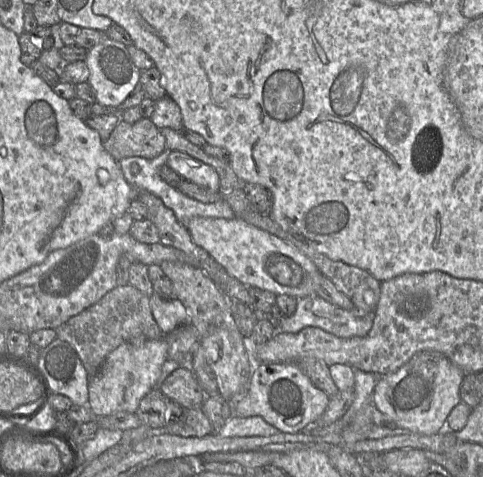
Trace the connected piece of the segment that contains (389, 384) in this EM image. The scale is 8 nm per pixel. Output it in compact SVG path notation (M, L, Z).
M421 351L395 372L381 375L372 394L372 403L385 417L385 423L423 435L445 429L452 409L461 403L460 386L466 373L446 356L435 351Z

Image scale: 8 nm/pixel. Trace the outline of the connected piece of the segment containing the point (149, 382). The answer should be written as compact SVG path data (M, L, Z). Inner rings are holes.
M164 336L142 344L123 343L110 352L97 374L88 380L88 402L95 417L120 411L135 413L142 398L155 388L162 366L168 358L167 351L168 345Z

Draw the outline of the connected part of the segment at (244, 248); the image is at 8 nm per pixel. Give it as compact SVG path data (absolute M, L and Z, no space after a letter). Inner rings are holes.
M194 217L187 226L193 242L203 248L226 272L246 287L257 287L275 295L301 298L313 294L317 267L288 242L241 218Z

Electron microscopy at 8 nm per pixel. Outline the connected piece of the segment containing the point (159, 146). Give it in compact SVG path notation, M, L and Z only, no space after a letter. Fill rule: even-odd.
M144 117L135 123L120 120L103 146L117 161L135 156L153 159L167 149L160 129Z

